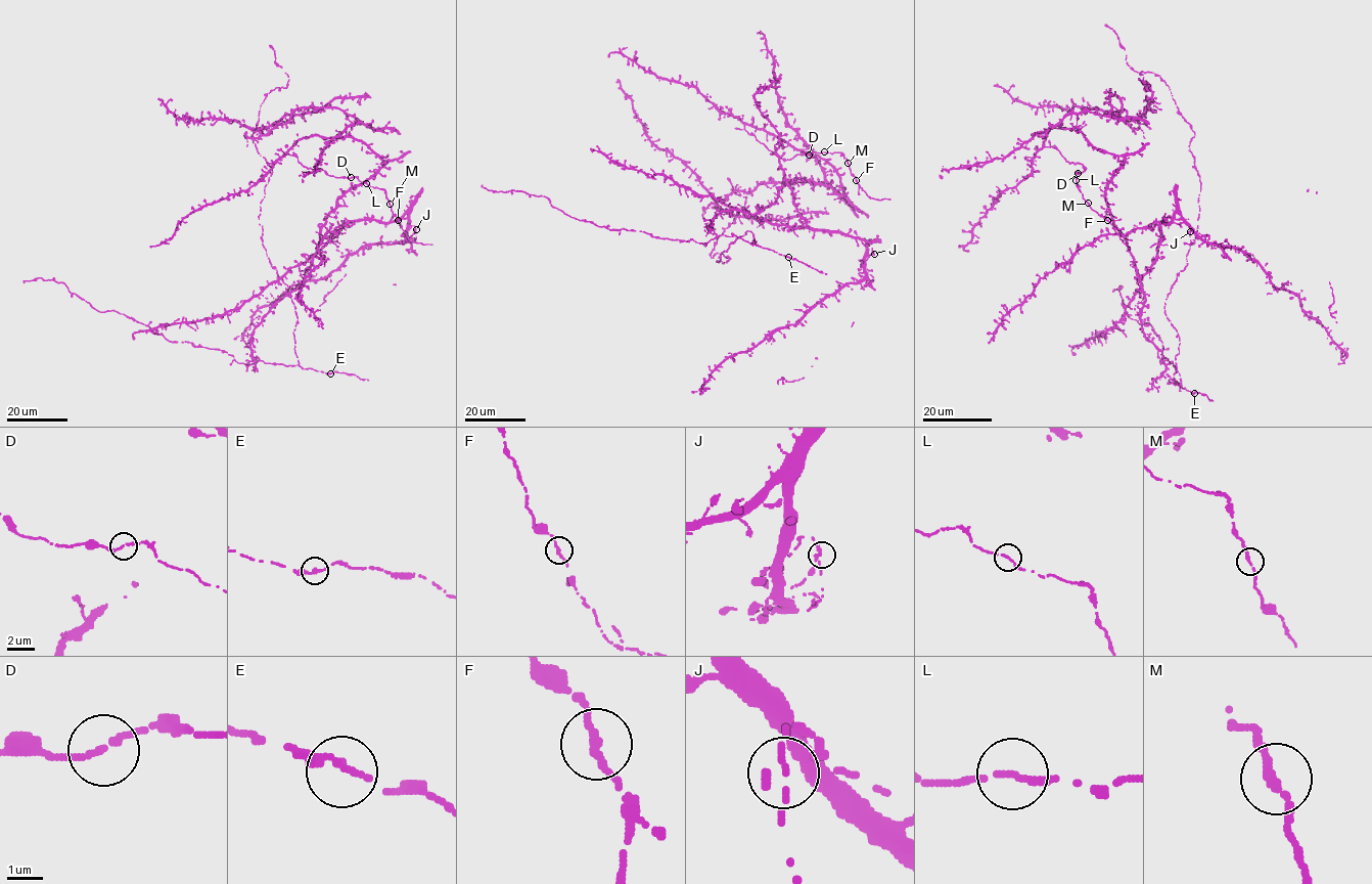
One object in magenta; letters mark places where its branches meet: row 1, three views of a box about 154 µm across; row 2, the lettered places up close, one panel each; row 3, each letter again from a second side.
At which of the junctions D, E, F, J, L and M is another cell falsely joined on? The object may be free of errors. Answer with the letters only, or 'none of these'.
none of these

